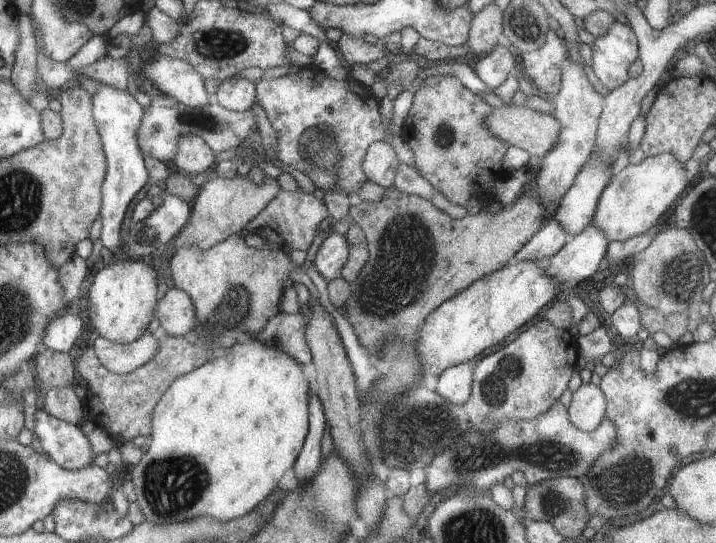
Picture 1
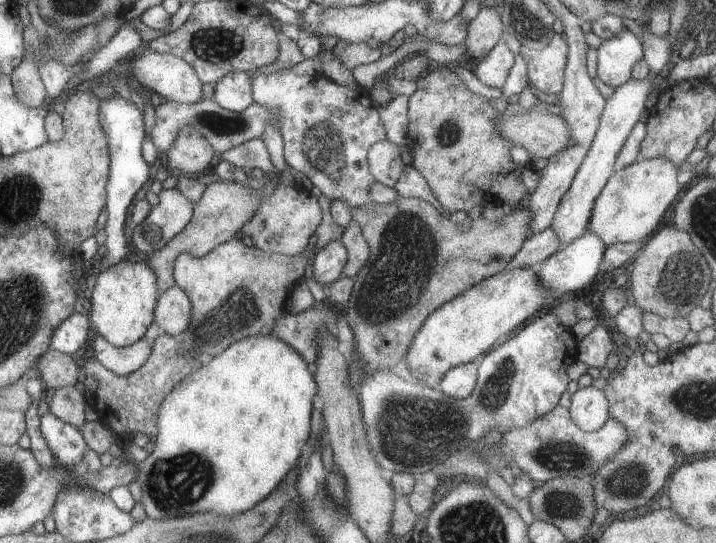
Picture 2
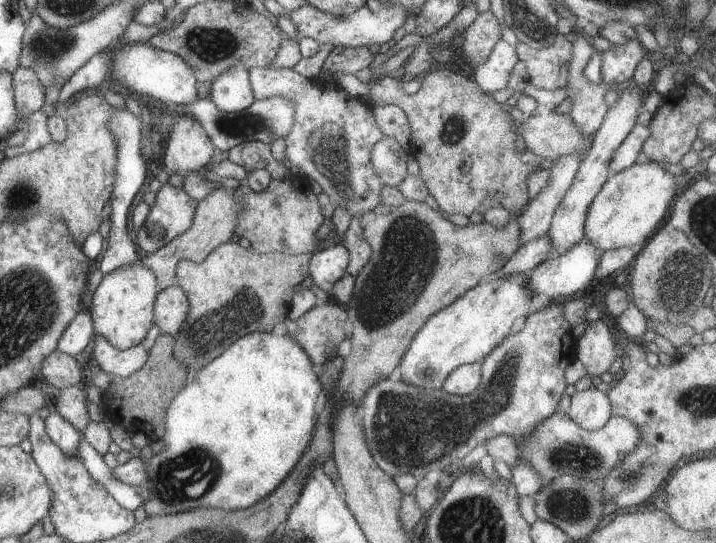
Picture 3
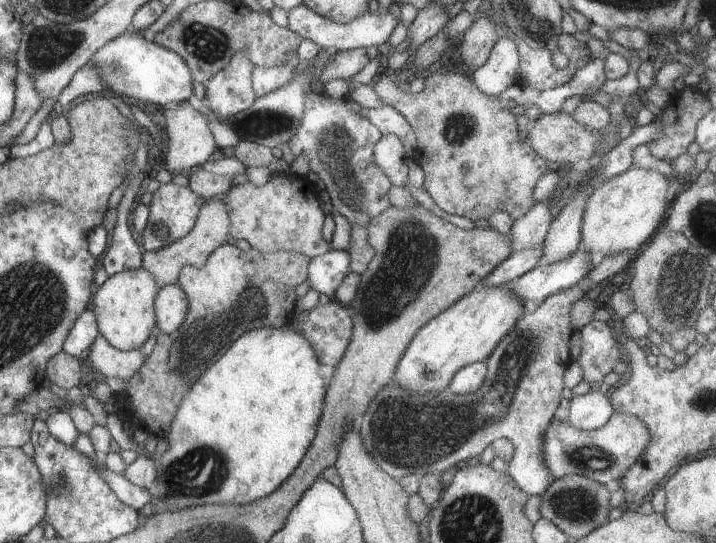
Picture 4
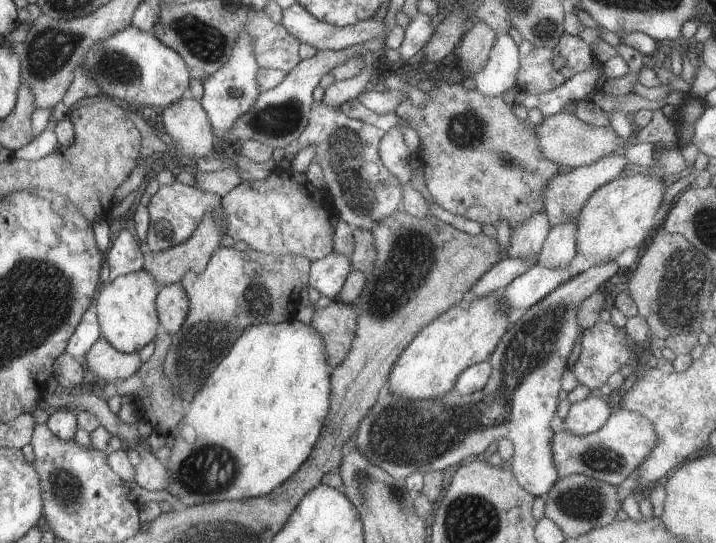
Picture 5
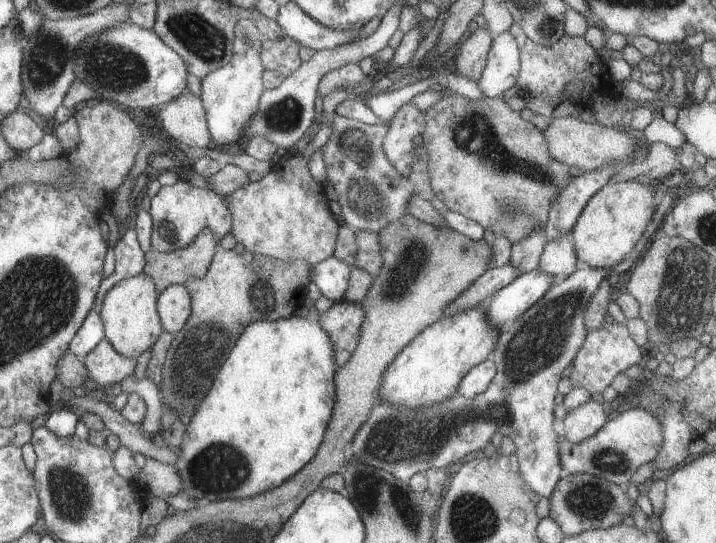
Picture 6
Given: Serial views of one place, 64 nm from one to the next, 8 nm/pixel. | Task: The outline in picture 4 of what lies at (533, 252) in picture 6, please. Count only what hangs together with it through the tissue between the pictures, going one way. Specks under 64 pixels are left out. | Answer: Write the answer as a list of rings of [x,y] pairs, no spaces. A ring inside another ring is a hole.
[[[535,201],[534,208],[526,216],[513,222],[510,240],[513,240],[513,252],[520,252],[526,248],[534,248],[545,242],[546,234],[550,228],[552,214],[550,202]]]

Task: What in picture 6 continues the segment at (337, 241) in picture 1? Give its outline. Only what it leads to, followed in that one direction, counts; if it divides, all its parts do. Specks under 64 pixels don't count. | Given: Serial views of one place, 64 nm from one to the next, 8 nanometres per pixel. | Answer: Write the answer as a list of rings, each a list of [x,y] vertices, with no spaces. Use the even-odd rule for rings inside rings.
[[[334,257],[314,266],[311,281],[328,300],[337,303],[344,300],[346,296],[351,274],[352,267]]]

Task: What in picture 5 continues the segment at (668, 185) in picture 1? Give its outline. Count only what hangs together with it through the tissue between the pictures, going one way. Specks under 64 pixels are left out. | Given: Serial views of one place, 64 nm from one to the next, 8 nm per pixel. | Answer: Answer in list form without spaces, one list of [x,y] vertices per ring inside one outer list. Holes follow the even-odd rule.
[[[646,174],[616,177],[601,186],[588,198],[576,221],[577,253],[592,265],[614,262],[626,248],[636,248],[644,242],[654,226],[656,212],[664,200],[664,184]]]

